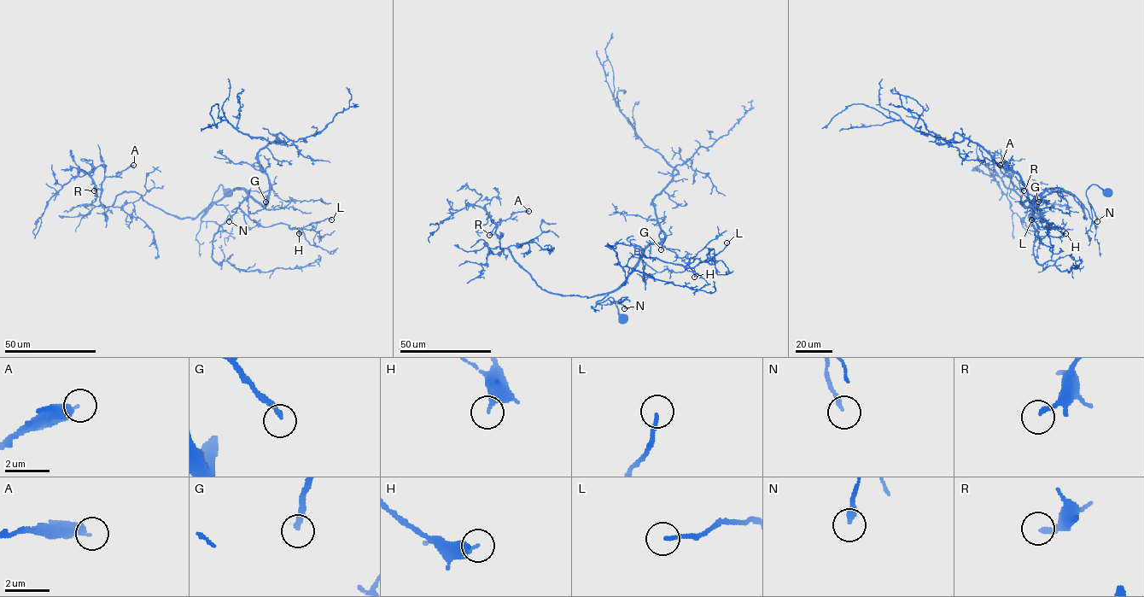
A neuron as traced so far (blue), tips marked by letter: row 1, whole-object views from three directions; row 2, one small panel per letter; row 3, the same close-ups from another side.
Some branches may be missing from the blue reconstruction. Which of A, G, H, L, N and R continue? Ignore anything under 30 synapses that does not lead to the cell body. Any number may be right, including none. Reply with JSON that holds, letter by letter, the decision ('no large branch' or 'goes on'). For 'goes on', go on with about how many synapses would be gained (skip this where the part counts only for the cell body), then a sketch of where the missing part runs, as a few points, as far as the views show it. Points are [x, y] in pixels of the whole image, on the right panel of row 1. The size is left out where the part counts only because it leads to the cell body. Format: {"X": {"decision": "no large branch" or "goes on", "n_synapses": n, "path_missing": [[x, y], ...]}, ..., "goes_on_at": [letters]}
{"A": {"decision": "goes on", "n_synapses": 60, "path_missing": [[1000, 165], [1003, 158], [1011, 155], [999, 145]]}, "G": {"decision": "goes on", "n_synapses": 35, "path_missing": [[1038, 201], [1058, 205], [1065, 209]]}, "H": {"decision": "no large branch"}, "L": {"decision": "no large branch"}, "N": {"decision": "no large branch"}, "R": {"decision": "no large branch"}, "goes_on_at": ["A", "G"]}

